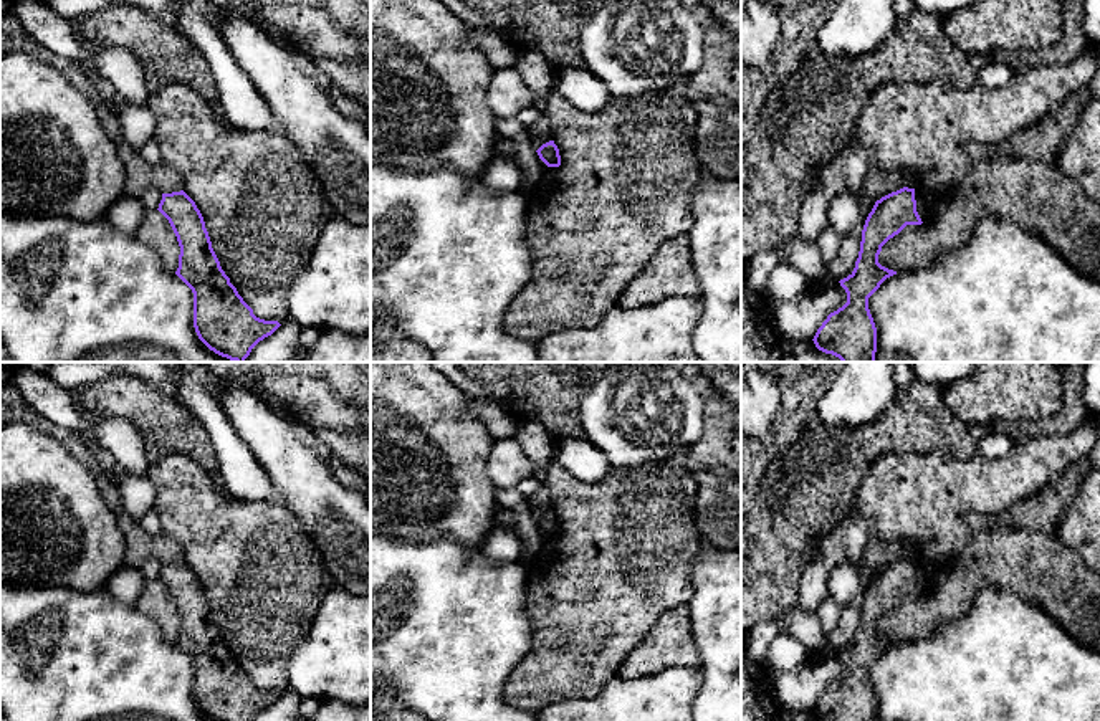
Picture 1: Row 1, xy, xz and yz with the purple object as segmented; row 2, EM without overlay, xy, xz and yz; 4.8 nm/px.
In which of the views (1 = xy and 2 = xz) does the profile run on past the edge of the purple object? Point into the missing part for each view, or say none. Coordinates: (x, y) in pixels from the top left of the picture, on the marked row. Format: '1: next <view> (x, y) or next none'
1: next none
2: next none

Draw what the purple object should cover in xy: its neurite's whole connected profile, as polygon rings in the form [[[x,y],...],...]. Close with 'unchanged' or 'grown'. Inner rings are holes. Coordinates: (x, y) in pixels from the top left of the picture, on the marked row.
[[[184,190],[162,193],[157,210],[169,220],[180,246],[175,275],[194,293],[194,327],[198,339],[215,354],[235,362],[245,362],[251,349],[271,336],[281,324],[256,318],[253,309],[238,294],[212,248],[200,210]]] | unchanged

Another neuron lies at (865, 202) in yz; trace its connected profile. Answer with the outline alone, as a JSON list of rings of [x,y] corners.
[[[858,189],[857,192],[850,192],[850,195],[855,197],[857,203],[858,203],[858,210],[860,210],[860,217],[857,220],[855,228],[863,230],[865,220],[868,217],[868,213],[872,212],[873,205],[875,205],[875,198],[872,198],[865,189]]]

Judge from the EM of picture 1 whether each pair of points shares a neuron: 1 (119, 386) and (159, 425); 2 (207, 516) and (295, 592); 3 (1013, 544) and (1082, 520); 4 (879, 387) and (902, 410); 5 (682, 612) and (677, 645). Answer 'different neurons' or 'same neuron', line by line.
1: same neuron
2: same neuron
3: different neurons
4: different neurons
5: same neuron

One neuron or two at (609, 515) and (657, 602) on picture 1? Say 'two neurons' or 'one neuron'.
one neuron

